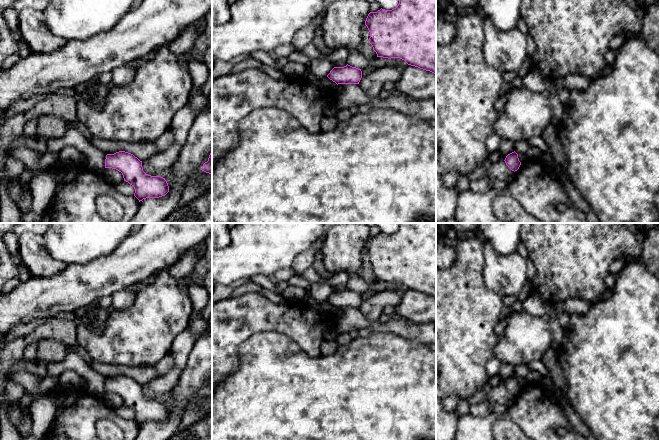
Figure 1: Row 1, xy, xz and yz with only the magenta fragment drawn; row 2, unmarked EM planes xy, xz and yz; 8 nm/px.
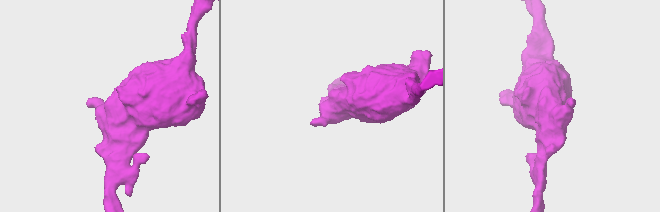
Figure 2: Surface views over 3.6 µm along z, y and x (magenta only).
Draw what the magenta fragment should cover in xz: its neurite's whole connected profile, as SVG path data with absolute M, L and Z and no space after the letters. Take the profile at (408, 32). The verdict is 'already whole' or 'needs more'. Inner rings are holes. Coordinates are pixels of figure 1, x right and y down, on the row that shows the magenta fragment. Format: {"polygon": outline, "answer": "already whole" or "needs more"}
{"polygon": "M399 0L398 6L392 10L385 10L381 8L377 12L370 12L366 18L365 25L370 32L370 38L368 42L372 45L373 50L377 54L377 57L388 59L400 58L408 65L415 66L436 74L436 0Z", "answer": "already whole"}

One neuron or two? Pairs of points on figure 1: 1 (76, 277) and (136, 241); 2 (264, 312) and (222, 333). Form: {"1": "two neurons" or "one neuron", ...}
{"1": "one neuron", "2": "one neuron"}

